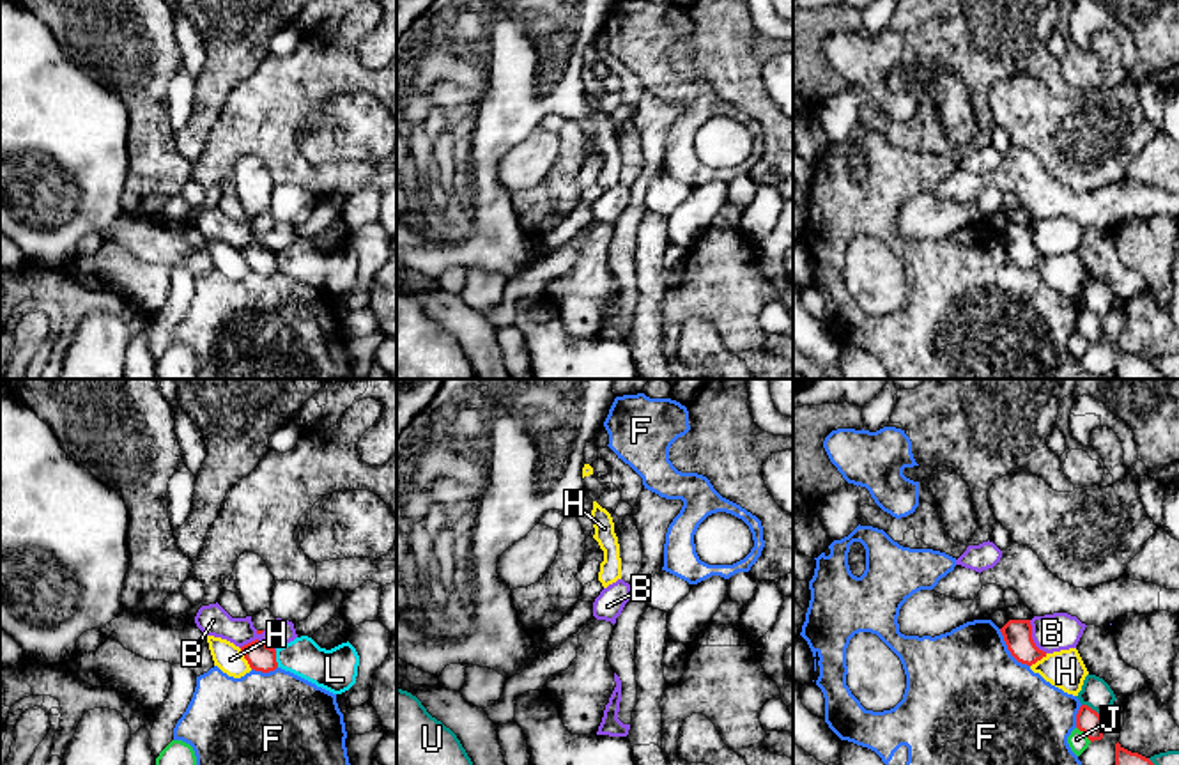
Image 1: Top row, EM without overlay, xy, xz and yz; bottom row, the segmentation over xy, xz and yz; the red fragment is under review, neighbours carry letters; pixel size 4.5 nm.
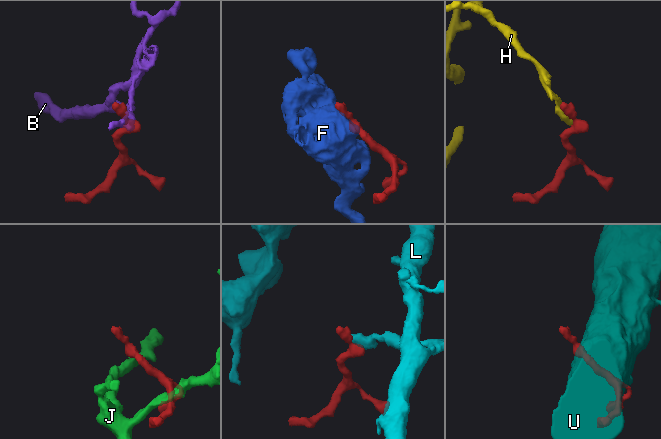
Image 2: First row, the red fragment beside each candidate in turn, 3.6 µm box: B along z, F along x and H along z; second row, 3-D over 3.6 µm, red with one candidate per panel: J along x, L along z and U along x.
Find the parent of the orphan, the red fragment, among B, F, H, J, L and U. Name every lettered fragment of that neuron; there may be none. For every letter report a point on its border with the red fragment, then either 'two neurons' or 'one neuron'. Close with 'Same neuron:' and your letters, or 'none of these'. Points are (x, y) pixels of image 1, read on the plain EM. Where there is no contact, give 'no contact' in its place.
B: meets red in yz at (1031, 241); two neurons
F: meets red in yz at (1008, 252); two neurons
H: meets red in xy at (245, 261); two neurons
J: meets red in yz at (1084, 335); two neurons
L: meets red in xy at (275, 262); two neurons
U: meets red in yz at (1089, 310); two neurons
Same neuron: none of these

